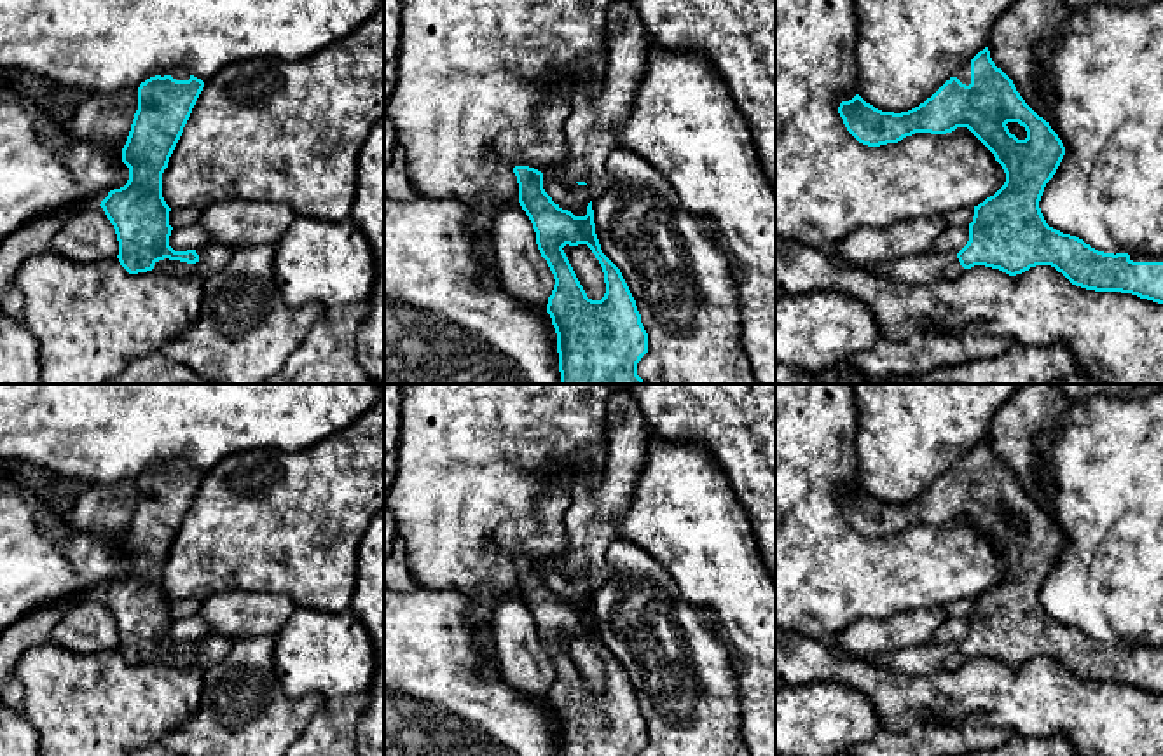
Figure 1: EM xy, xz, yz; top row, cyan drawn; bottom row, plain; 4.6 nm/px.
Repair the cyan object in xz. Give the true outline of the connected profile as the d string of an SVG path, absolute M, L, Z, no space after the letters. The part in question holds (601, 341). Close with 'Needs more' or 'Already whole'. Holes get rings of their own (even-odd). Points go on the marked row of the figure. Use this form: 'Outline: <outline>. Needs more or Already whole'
Outline: M515 166L513 173L519 183L519 203L533 223L538 250L555 279L547 313L557 333L561 384L644 384L637 375L637 363L648 353L648 333L620 269L601 250L592 201L585 216L575 216L545 192L541 171ZM566 244L587 244L599 260L606 283L606 293L601 300L587 297L562 250Z. Already whole

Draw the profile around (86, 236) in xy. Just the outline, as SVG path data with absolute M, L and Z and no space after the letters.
M91 204L63 222L51 250L75 262L89 264L117 258L119 241L103 208Z

